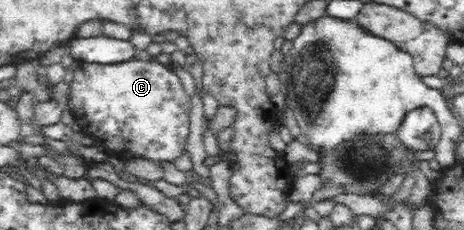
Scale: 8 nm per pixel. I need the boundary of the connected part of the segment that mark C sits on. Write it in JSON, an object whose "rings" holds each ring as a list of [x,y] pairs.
{"rings":[[[147,56],[123,64],[80,62],[73,69],[68,100],[70,113],[82,125],[84,132],[92,137],[93,144],[102,148],[105,154],[171,162],[186,148],[190,133],[191,97],[183,90],[173,69]]]}

